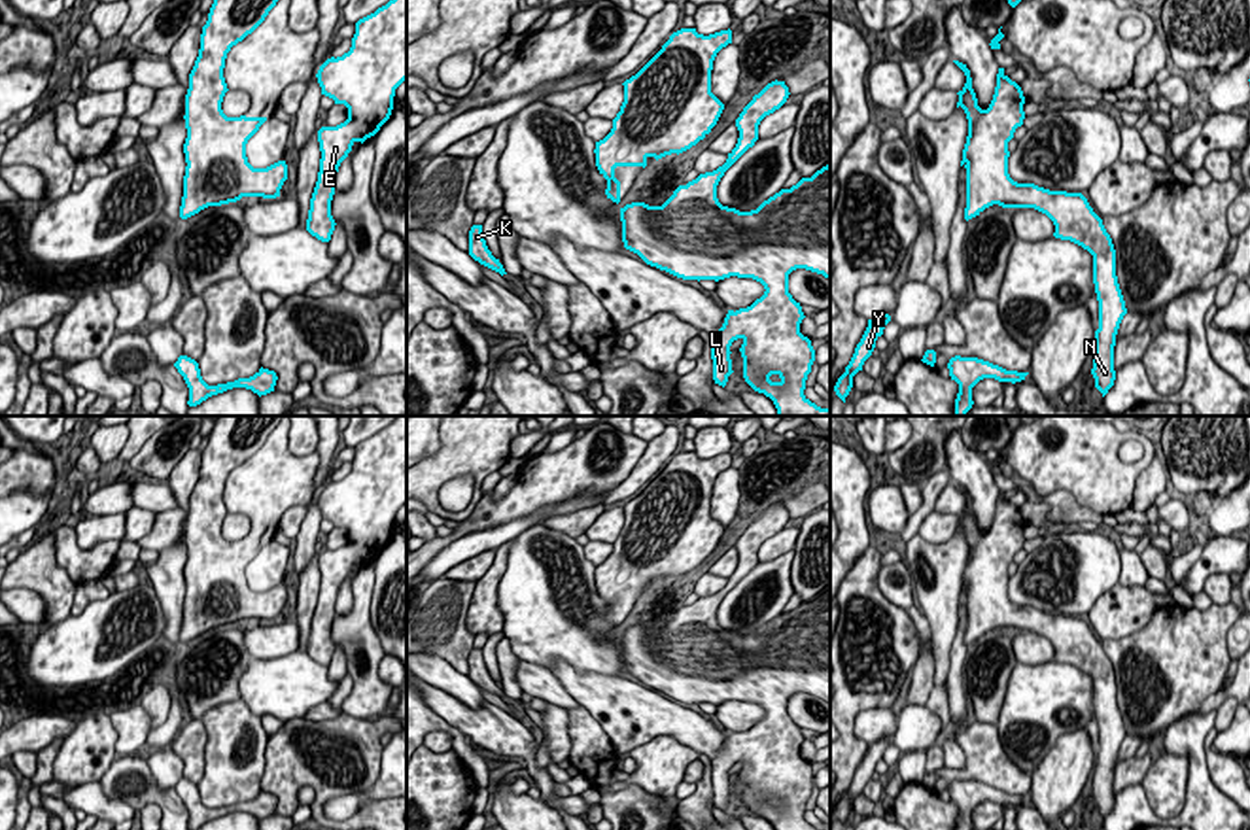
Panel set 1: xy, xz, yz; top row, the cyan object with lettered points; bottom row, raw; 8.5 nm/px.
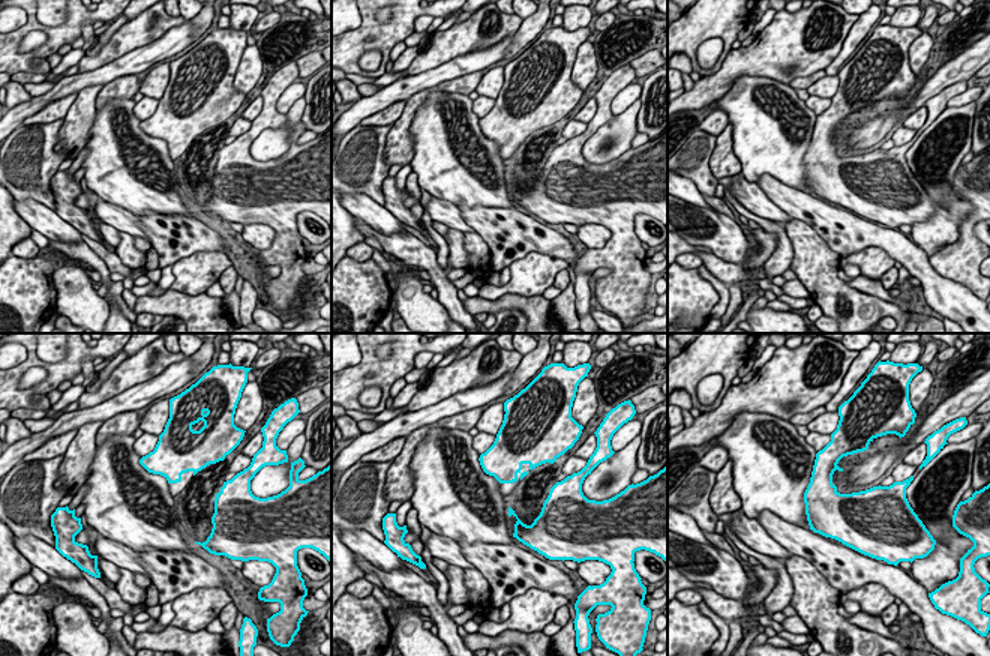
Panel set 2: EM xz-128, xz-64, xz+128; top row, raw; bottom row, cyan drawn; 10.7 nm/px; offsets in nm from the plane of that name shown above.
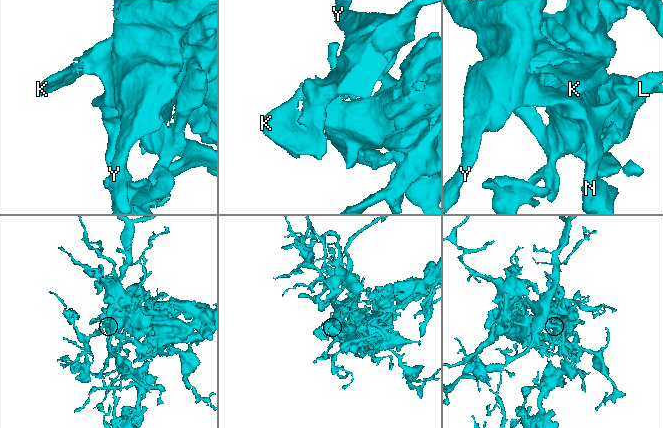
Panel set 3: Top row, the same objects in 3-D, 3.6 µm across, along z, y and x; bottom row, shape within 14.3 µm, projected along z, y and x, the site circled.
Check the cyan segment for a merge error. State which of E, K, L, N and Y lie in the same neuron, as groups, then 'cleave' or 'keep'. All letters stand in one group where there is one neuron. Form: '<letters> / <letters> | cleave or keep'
E K L N Y | keep

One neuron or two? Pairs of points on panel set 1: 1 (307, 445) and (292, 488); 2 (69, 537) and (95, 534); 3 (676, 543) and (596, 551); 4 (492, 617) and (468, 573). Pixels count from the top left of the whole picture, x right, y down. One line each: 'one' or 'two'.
1: two
2: two
3: two
4: two

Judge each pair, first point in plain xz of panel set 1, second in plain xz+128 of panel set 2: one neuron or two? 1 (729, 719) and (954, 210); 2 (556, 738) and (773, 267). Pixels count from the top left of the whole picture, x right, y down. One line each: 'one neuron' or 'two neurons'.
1: one neuron
2: one neuron

